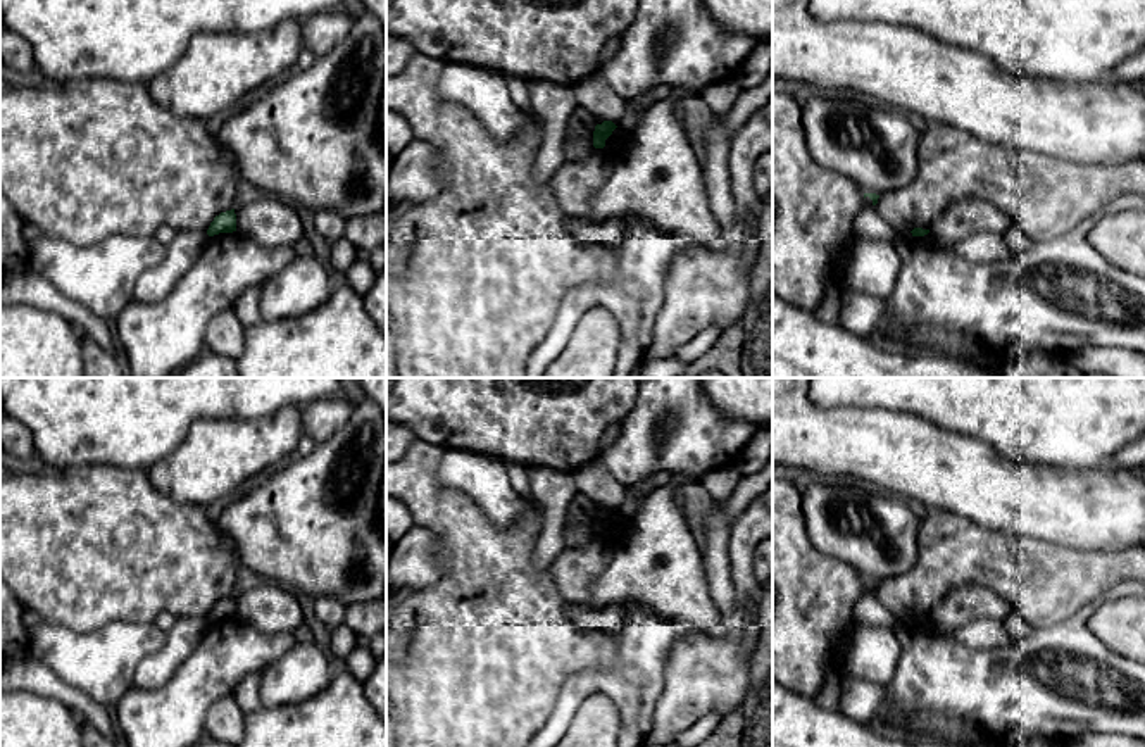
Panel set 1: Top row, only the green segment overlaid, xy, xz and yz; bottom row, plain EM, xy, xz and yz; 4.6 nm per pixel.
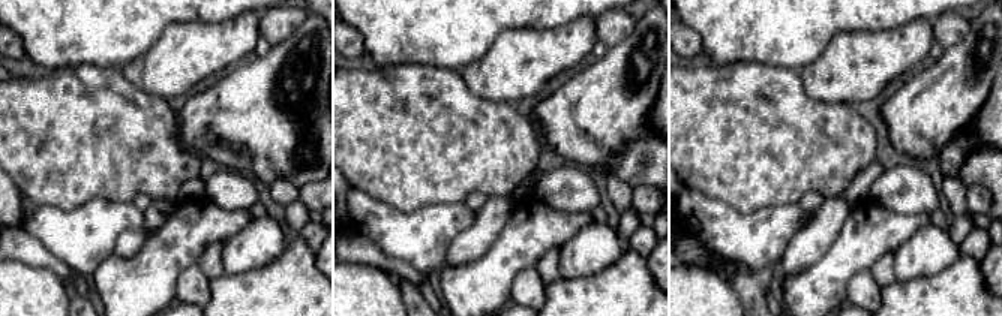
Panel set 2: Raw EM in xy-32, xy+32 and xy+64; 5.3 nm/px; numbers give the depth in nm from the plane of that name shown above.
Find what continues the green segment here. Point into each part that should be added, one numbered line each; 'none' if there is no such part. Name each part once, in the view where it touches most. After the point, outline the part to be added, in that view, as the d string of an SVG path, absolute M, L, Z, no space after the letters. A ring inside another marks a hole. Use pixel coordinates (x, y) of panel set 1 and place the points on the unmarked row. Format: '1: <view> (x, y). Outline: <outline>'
none

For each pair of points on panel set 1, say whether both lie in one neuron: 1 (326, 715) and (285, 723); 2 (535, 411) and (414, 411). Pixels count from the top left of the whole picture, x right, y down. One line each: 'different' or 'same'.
1: same
2: same

